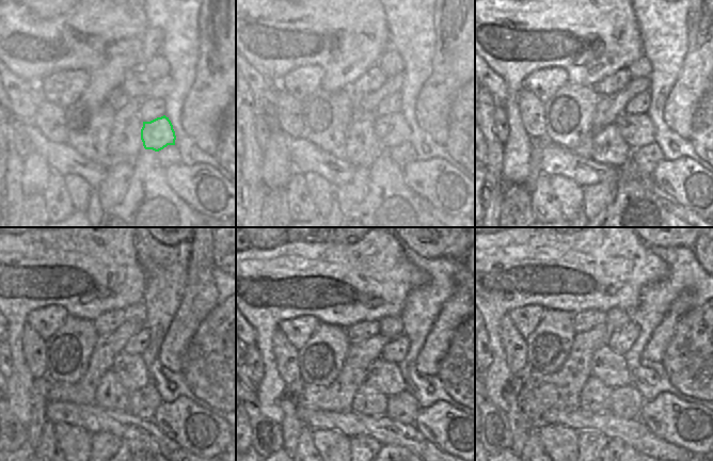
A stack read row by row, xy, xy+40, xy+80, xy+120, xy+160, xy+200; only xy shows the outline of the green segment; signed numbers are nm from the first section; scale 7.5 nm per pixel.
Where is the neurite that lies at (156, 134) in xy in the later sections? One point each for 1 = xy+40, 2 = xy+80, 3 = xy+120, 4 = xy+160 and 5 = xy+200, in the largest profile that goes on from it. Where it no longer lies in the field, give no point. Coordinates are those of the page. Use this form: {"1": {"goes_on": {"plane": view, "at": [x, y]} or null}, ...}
{"1": {"goes_on": {"plane": "xy+40", "at": [393, 130]}}, "2": {"goes_on": {"plane": "xy+80", "at": [637, 130]}}, "3": {"goes_on": {"plane": "xy+120", "at": [135, 371]}}, "4": {"goes_on": {"plane": "xy+160", "at": [377, 371]}}, "5": {"goes_on": {"plane": "xy+200", "at": [616, 372]}}}

